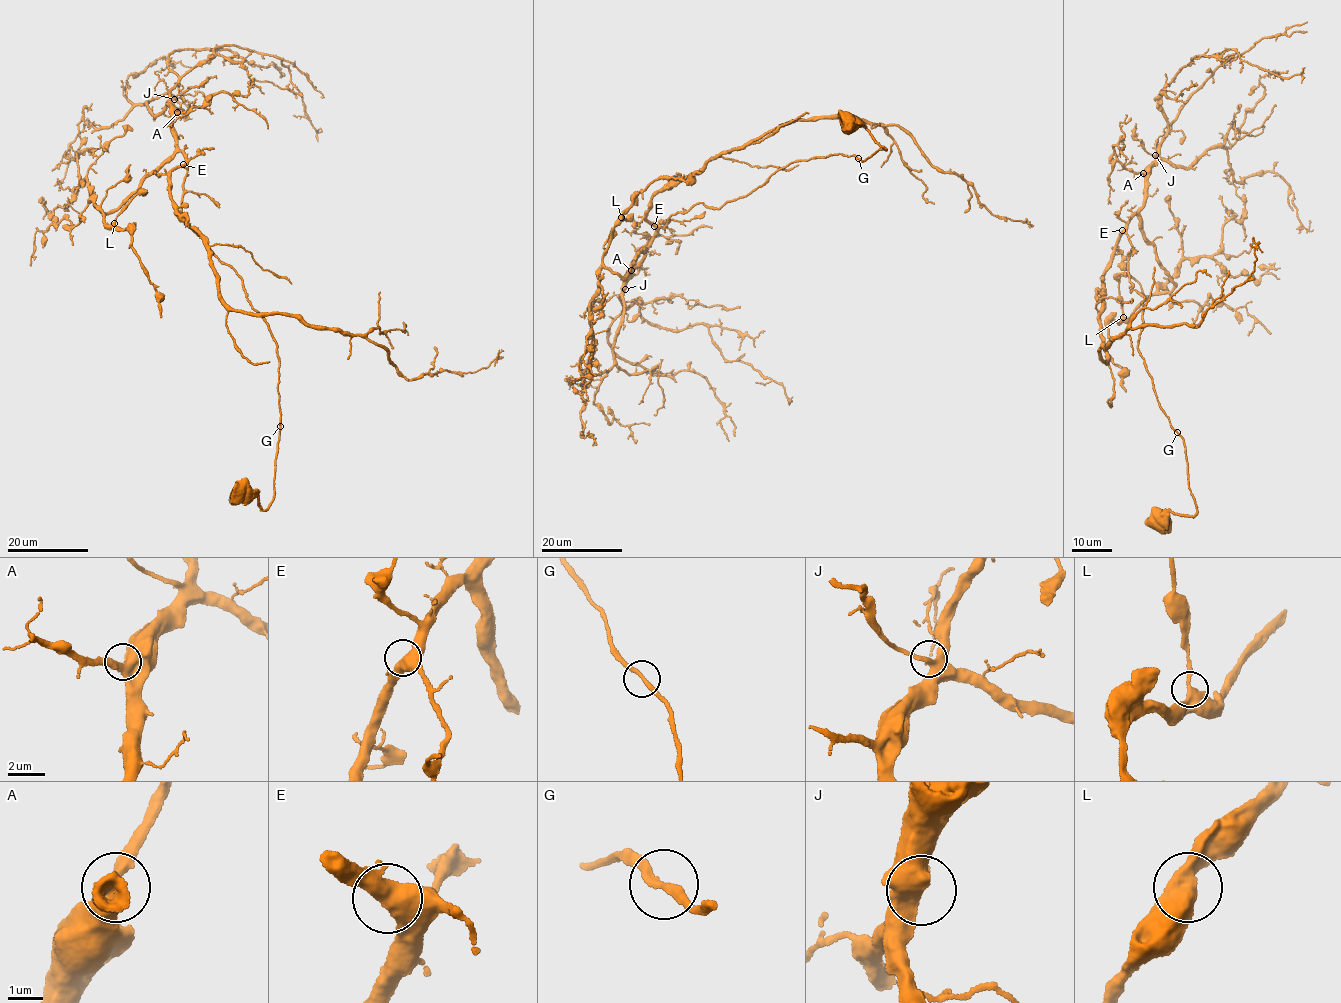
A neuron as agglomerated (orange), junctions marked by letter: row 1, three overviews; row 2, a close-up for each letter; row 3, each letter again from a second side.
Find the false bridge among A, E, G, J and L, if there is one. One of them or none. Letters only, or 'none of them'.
none of them

